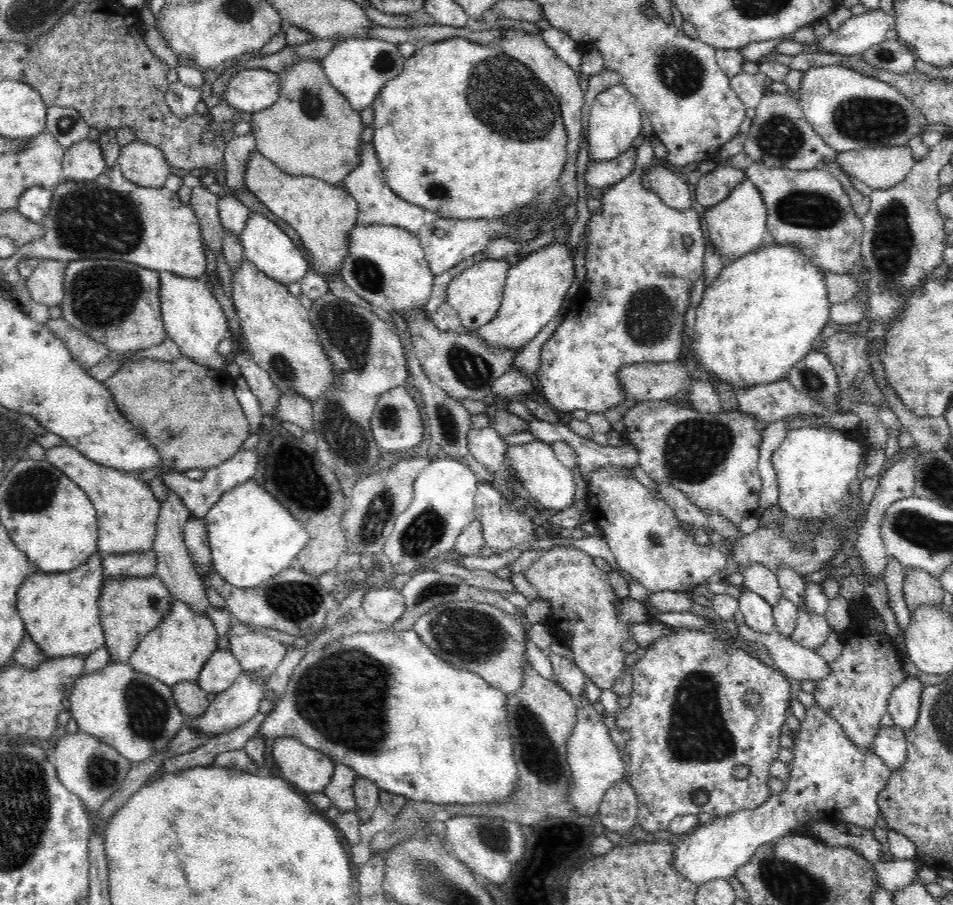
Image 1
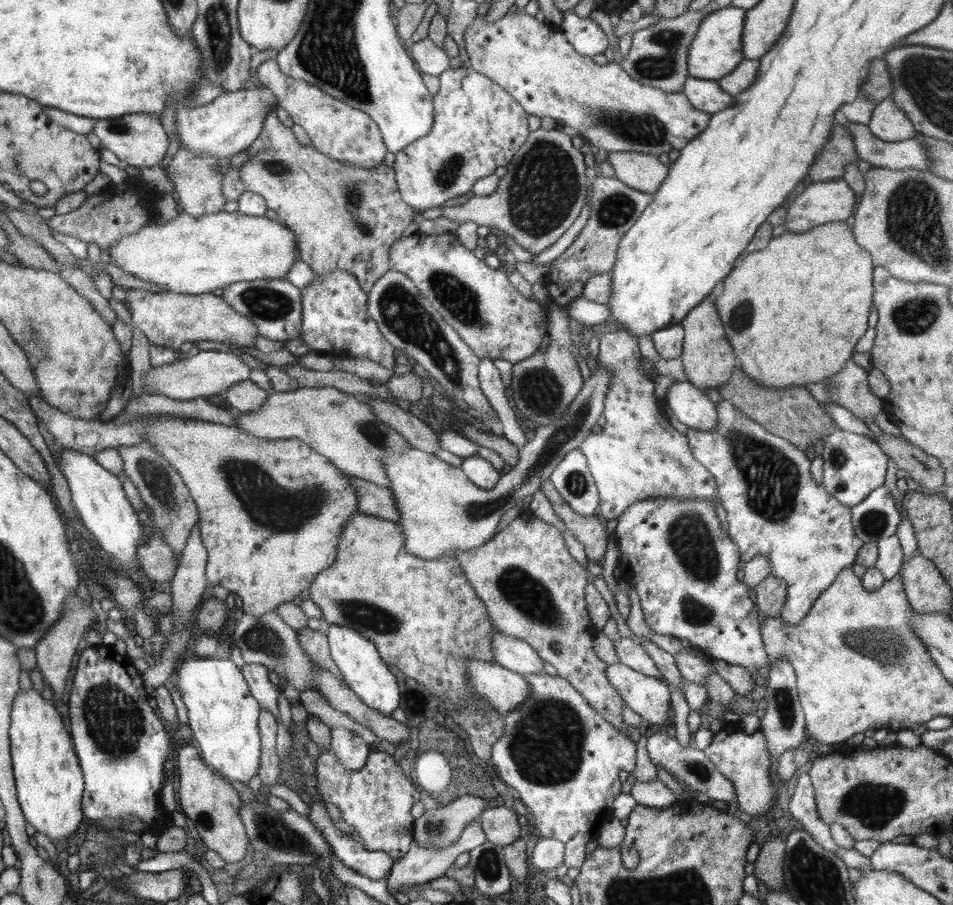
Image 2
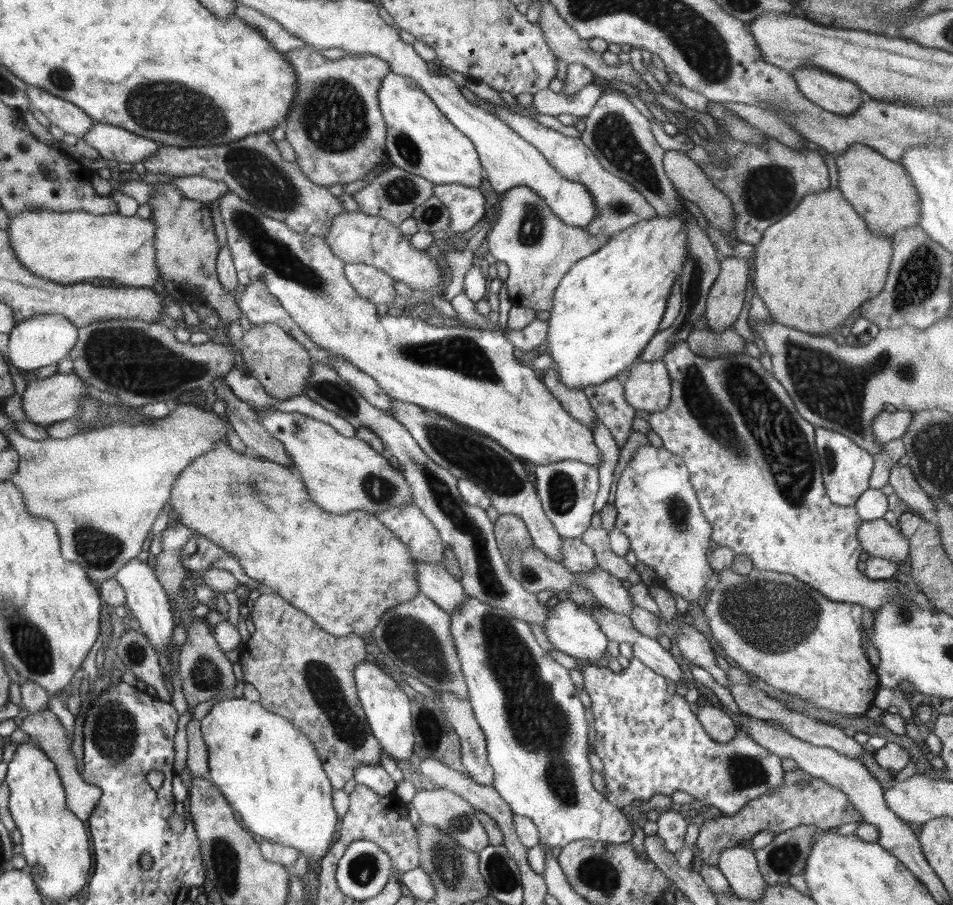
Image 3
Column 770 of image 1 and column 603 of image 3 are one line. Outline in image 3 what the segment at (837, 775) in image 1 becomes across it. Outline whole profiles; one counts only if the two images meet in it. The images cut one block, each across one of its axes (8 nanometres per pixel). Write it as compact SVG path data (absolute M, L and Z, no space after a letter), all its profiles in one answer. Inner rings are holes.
M467 596L463 604L459 604L457 610L453 610L451 616L451 635L454 648L457 650L461 669L465 676L468 687L469 701L471 702L476 720L486 735L487 759L493 768L493 787L496 792L510 805L513 814L520 814L531 818L531 821L539 830L539 840L542 845L552 847L564 847L574 841L606 842L607 844L629 843L634 834L632 823L628 821L625 810L616 808L598 789L593 785L593 770L588 761L589 752L593 751L588 745L588 722L584 717L584 705L576 694L575 684L568 673L568 669L562 667L558 662L537 644L530 625L513 614L500 610L498 607L488 606L471 596Z

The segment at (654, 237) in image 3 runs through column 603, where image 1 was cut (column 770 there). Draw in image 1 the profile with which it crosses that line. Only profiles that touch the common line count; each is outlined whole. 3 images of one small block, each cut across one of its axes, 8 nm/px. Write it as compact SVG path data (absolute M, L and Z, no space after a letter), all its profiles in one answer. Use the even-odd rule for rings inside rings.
M793 244L760 246L727 262L720 274L702 294L695 312L689 354L706 373L723 383L747 388L777 382L813 350L820 331L829 322L831 302L828 300L825 272Z

